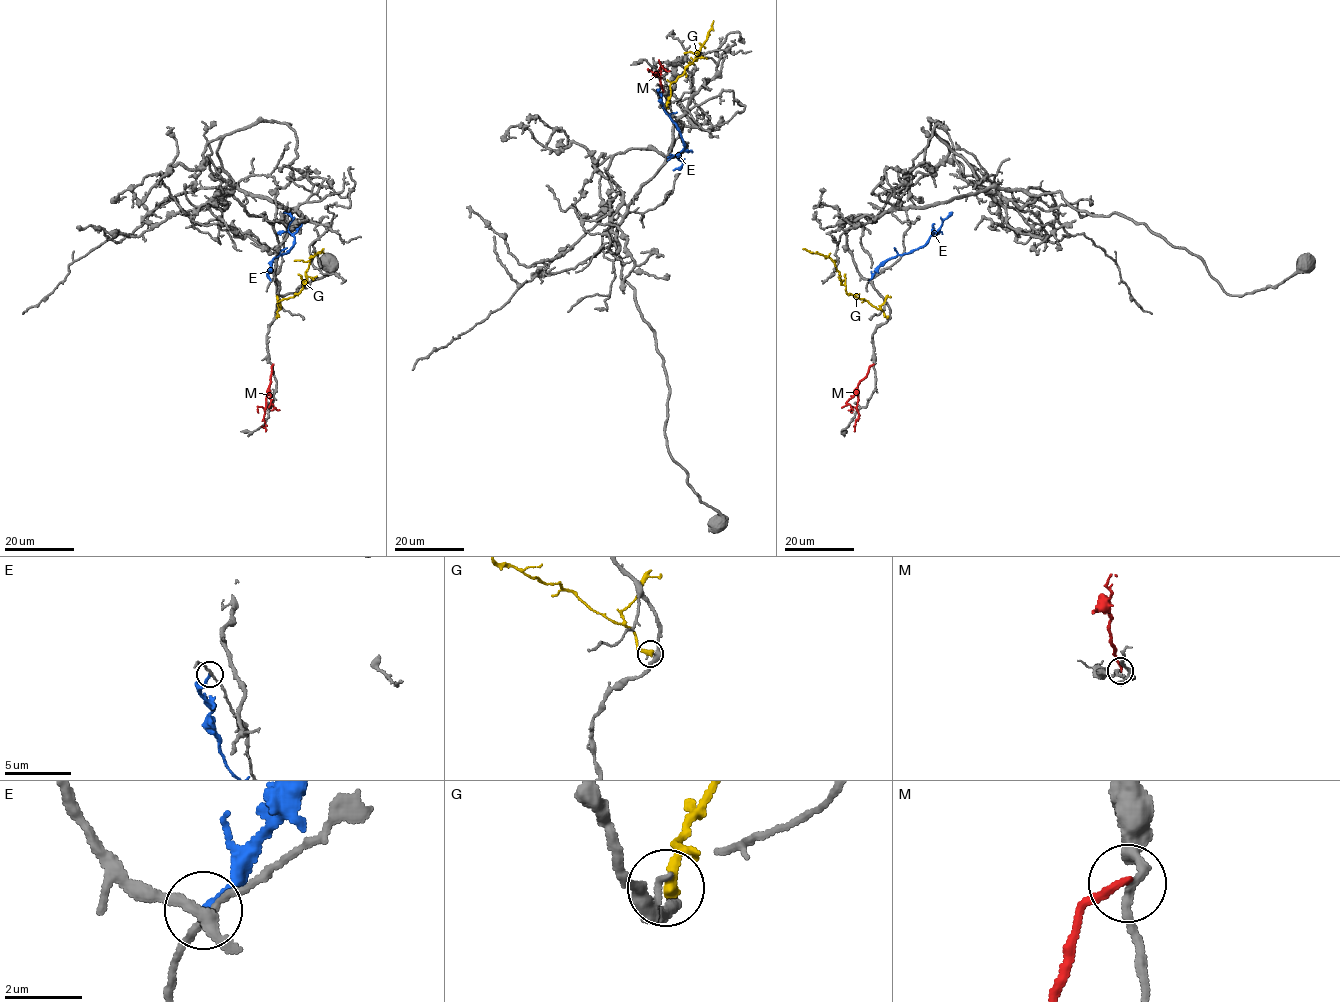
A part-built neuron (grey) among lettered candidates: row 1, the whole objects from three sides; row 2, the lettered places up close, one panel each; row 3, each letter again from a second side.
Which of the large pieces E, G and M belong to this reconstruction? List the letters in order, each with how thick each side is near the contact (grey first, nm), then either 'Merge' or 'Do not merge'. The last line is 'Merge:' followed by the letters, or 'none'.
E: Thickness 170 nm (grey) against 200 nm. Do not merge
G: Thickness 320 nm (grey) against 340 nm. Do not merge
M: Thickness 220 nm (grey) against 220 nm. Do not merge
Merge: none

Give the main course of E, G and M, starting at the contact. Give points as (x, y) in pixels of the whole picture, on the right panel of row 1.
E: (869, 280), (888, 260), (923, 245), (952, 213)
G: (888, 317), (863, 298), (846, 291), (839, 271), (829, 257), (803, 249)
M: (874, 364), (857, 388), (859, 417), (854, 431)

